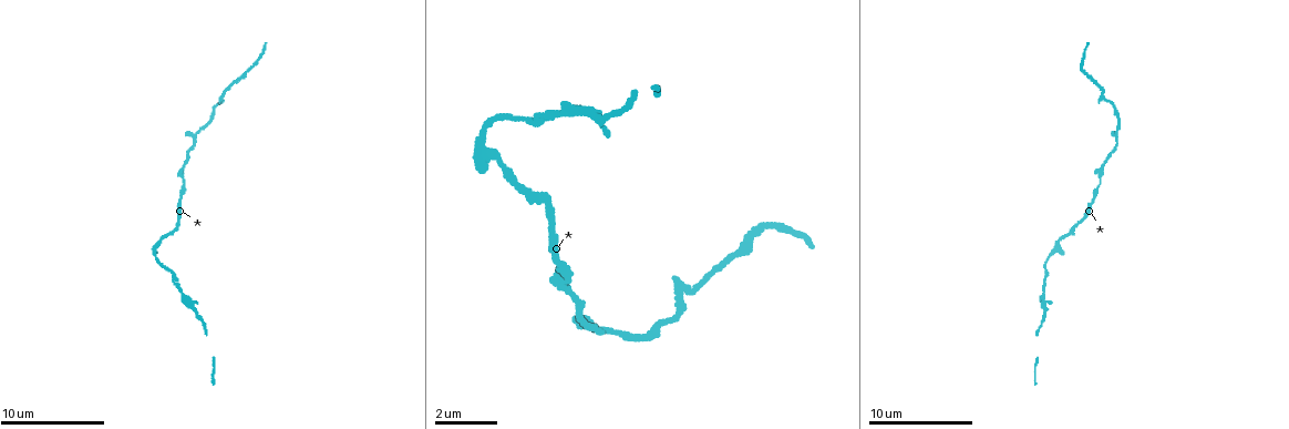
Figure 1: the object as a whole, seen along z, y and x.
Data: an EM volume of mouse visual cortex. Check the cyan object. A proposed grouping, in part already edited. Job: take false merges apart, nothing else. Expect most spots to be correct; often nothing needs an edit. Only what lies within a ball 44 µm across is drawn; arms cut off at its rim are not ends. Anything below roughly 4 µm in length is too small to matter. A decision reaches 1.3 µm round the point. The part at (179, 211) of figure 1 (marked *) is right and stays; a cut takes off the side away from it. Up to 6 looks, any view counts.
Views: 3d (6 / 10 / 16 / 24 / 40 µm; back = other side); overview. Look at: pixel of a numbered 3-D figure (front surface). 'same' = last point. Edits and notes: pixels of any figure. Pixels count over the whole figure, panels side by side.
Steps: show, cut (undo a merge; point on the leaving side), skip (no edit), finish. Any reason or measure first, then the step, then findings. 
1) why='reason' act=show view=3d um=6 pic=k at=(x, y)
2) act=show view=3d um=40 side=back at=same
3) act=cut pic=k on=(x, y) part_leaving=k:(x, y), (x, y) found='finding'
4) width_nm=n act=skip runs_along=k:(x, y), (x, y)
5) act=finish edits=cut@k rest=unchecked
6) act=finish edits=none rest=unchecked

why='sudden change in width' act=show view=3d um=6 pic=1 at=(480, 140)

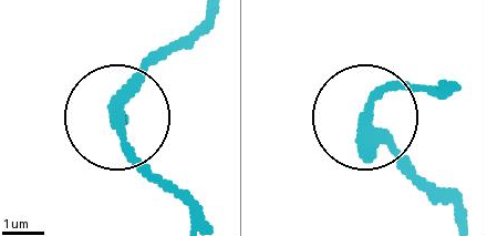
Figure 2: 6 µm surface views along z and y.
width_nm=320 act=skip runs_along=2:(457, 212), (366, 120), (394, 89), (423, 85) found='one neuron here'

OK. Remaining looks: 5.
why='thick turns thin' act=show view=3d um=10 pic=1 at=(185, 161)

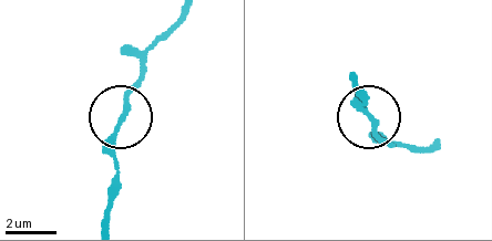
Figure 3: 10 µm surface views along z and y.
act=show view=3d um=10 side=back pic=3 at=(125, 113)

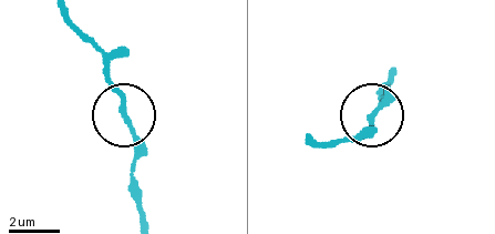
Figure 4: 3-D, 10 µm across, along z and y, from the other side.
act=skip runs_along=4:(142, 220), (135, 143), (104, 63) found='all the same neuron'

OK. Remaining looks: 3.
why='sudden change in width' act=show view=3d um=10 pic=1 at=(180, 289)

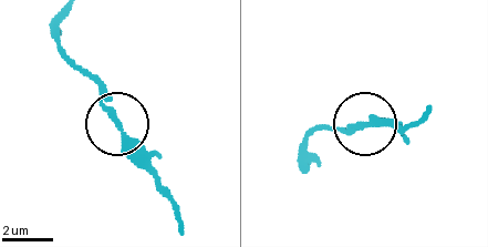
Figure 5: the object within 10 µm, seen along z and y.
act=show view=3d um=10 side=back pic=5 at=(119, 127)

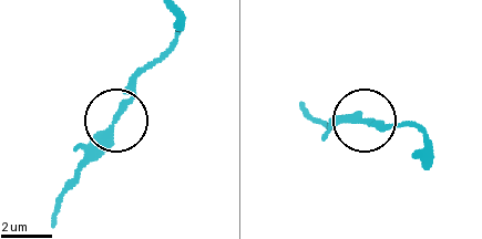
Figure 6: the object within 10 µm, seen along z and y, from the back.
act=skip runs_along=6:(417, 155), (423, 141), (403, 123), (354, 117), (317, 123) found='all the same neuron'

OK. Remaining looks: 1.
act=finish edits=none rest=unchecked

